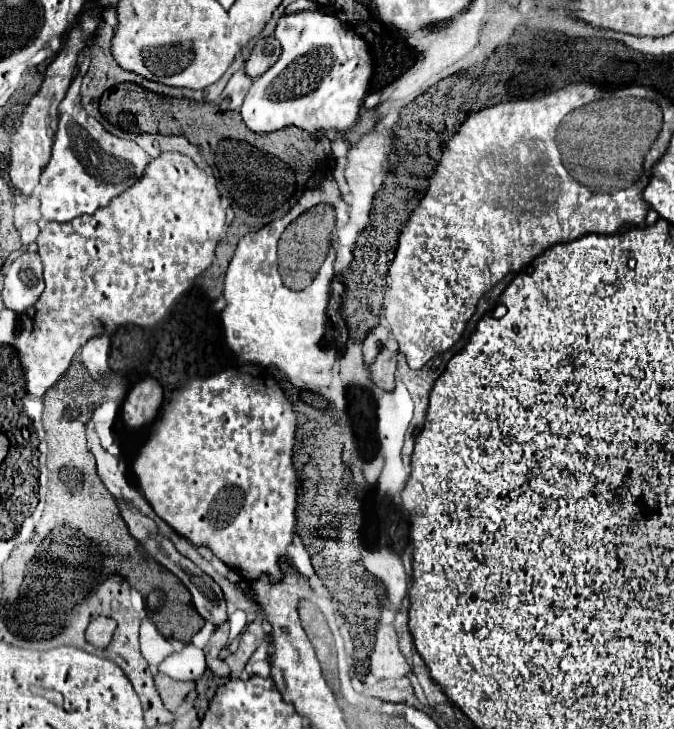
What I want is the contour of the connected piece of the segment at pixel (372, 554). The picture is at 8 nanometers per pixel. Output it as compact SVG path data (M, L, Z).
M384 547L368 549L364 555L364 567L384 581L392 609L398 611L400 601L406 597L408 591L408 577L404 573L400 557Z

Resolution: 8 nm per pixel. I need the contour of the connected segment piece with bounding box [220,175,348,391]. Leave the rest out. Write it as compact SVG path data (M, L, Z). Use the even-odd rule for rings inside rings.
M328 175L324 181L320 181L320 191L318 189L306 191L304 197L300 197L296 207L288 215L284 215L278 221L272 221L270 225L258 231L250 231L240 239L224 277L224 297L228 299L228 305L220 313L226 345L240 361L274 365L288 377L292 385L308 391L318 391L320 387L330 385L338 357L336 347L322 345L322 339L326 335L326 307L330 297L330 281L334 277L332 275L334 249L330 249L330 253L326 255L312 285L296 293L284 287L280 281L276 269L276 245L284 229L314 205L328 205L334 209L336 229L332 231L332 241L338 239L338 227L346 225L348 221L348 205L340 197L334 177ZM274 343L278 345L284 343L284 349L272 349Z

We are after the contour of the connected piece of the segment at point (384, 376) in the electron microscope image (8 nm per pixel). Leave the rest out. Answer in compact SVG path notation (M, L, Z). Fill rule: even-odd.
M384 347L376 361L370 365L370 373L372 373L372 381L376 387L384 389L384 391L392 391L394 389L394 373L396 373L396 351L390 351L388 347Z

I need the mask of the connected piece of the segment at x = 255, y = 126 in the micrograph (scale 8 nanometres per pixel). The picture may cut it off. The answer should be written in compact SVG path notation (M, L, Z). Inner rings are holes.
M300 11L280 17L276 25L276 39L282 45L282 55L276 65L252 81L252 87L240 107L244 125L254 133L272 133L288 125L302 127L314 135L328 129L338 133L350 129L358 121L358 111L372 79L372 57L366 43L360 41L360 35L346 29L346 25L342 25L334 15L326 15L322 11Z

